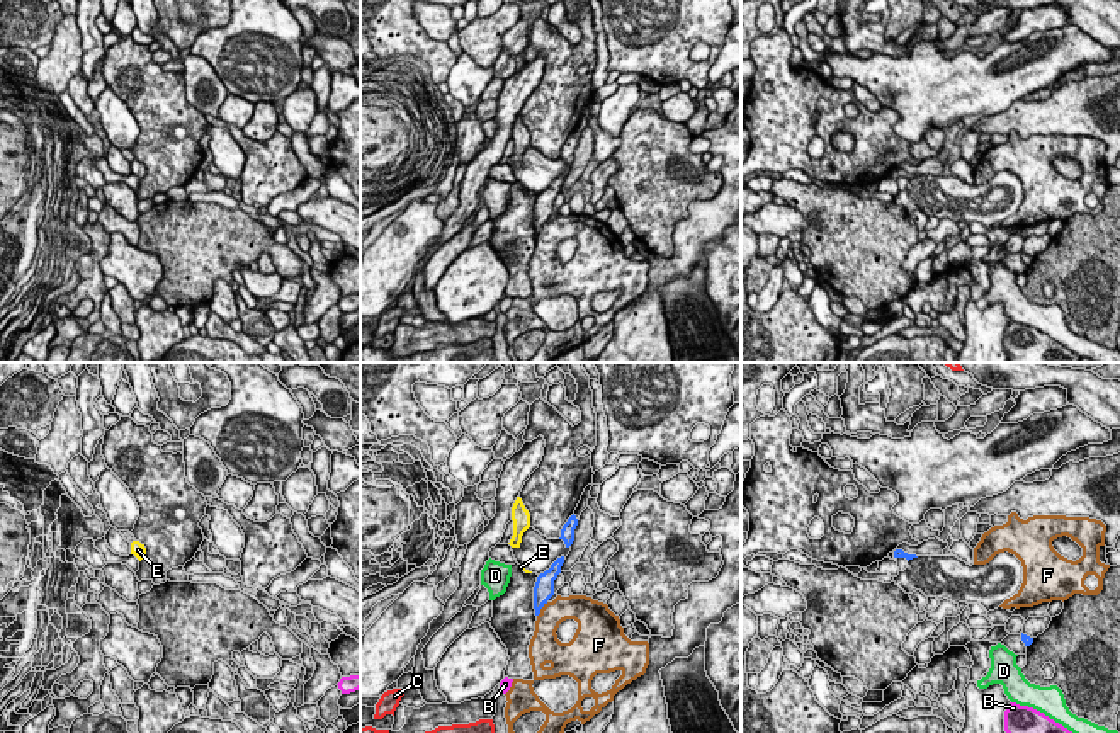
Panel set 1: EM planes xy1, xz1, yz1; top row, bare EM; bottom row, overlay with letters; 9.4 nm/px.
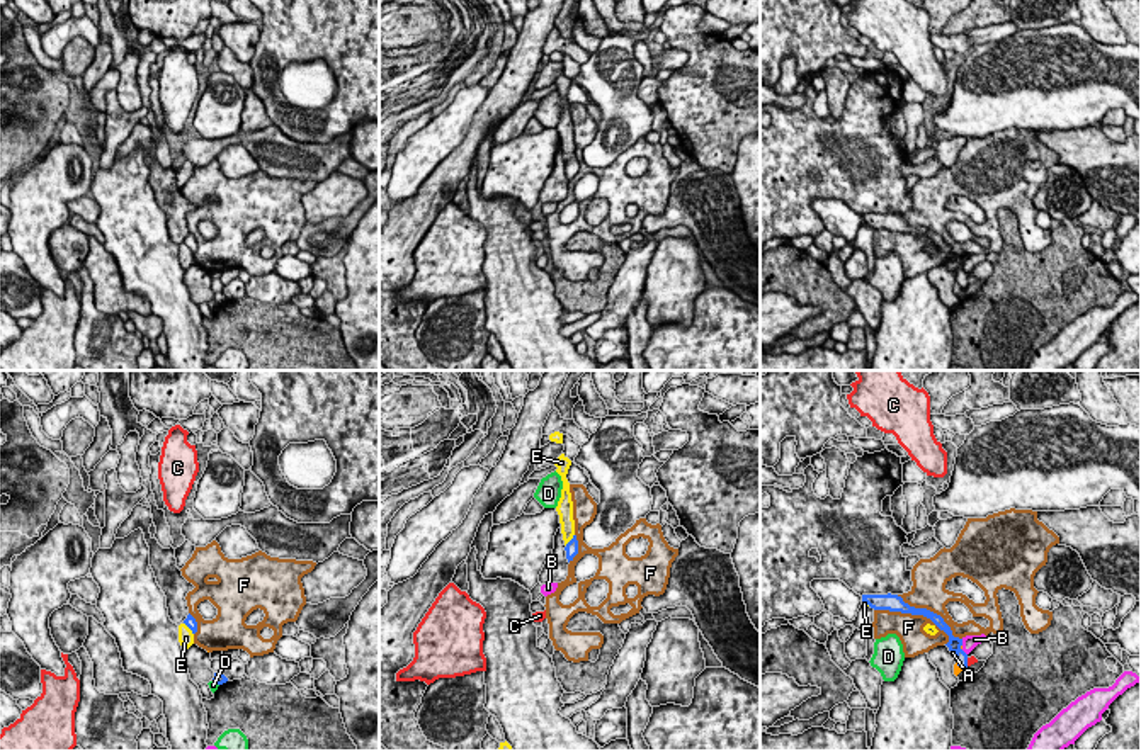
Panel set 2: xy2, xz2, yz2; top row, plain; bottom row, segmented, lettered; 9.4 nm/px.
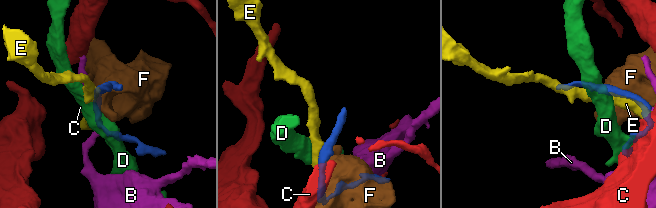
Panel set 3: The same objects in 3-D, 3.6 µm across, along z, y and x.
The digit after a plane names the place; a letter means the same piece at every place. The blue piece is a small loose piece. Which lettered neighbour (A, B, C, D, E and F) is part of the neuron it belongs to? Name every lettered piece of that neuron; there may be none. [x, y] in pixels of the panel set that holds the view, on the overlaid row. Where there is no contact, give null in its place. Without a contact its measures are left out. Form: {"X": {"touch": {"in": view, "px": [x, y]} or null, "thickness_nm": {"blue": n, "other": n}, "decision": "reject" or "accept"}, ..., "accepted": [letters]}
{"A": {"touch": {"in": "yz2", "px": [956, 655]}, "thickness_nm": {"blue": 130, "other": 30}, "decision": "reject"}, "B": {"touch": {"in": "yz2", "px": [961, 643]}, "thickness_nm": {"blue": 130, "other": 140}, "decision": "reject"}, "C": {"touch": {"in": "yz2", "px": [966, 661]}, "thickness_nm": {"blue": 130, "other": 70}, "decision": "reject"}, "D": {"touch": {"in": "xy2", "px": [215, 680]}, "thickness_nm": {"blue": 120, "other": 90}, "decision": "reject"}, "E": {"touch": {"in": "xz2", "px": [572, 539]}, "thickness_nm": {"blue": 130, "other": 130}, "decision": "reject"}, "F": {"touch": {"in": "yz2", "px": [919, 614]}, "thickness_nm": {"blue": 160, "other": 260}, "decision": "reject"}, "accepted": []}

